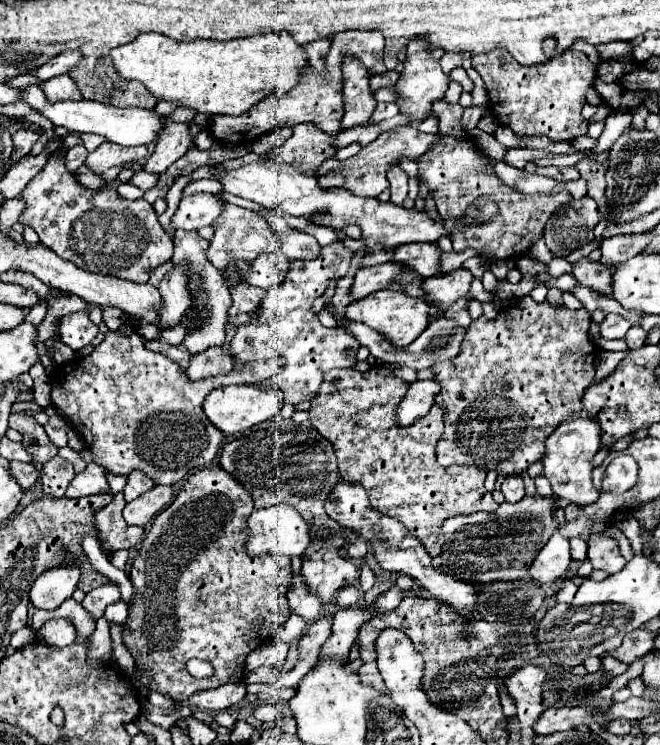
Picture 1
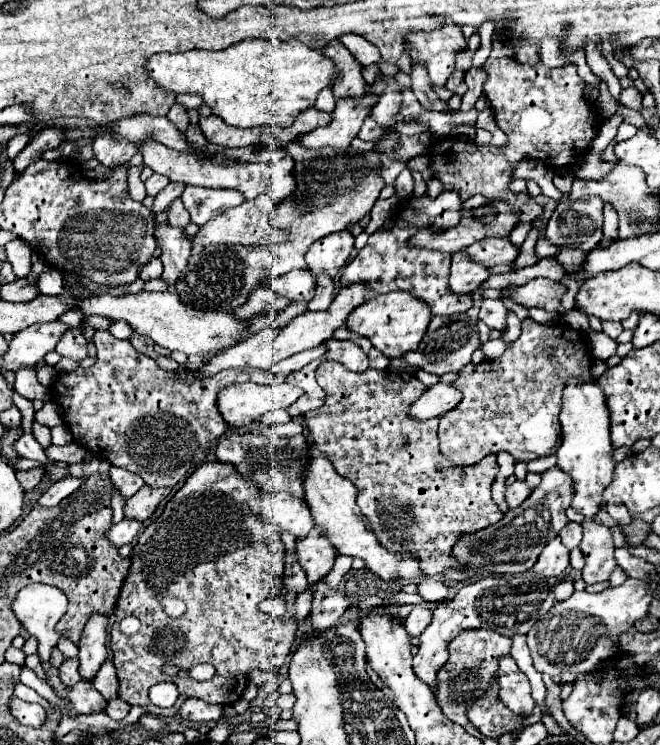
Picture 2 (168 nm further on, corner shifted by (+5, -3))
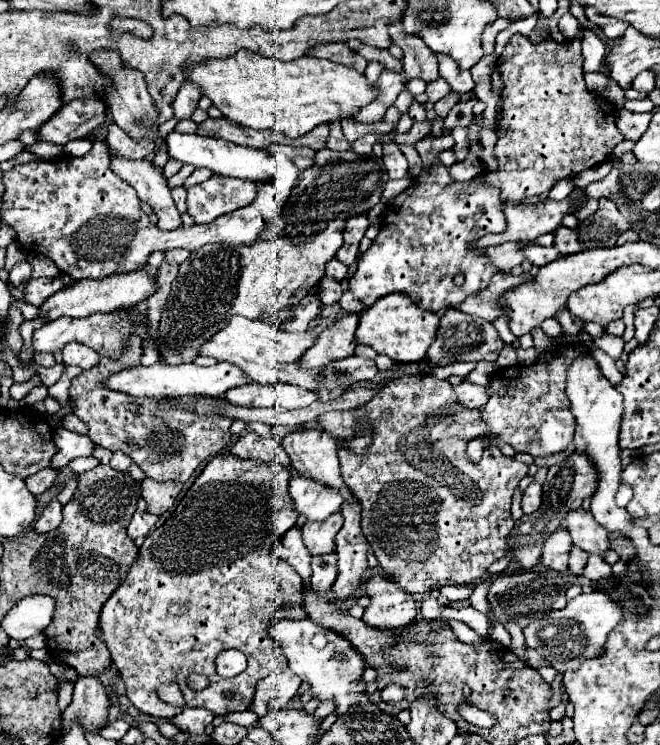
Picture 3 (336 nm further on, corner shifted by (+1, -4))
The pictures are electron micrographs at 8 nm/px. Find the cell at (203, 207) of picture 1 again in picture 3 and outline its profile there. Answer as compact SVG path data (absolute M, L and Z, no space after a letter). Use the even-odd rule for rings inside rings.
M213 174L209 180L187 190L187 212L195 224L213 222L217 216L229 214L253 202L257 184L253 180L225 178Z

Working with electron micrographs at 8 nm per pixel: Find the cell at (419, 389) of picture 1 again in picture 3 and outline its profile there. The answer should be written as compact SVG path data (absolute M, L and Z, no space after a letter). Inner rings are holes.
M467 380L457 384L457 394L459 394L459 402L465 408L481 408L489 400L489 394L487 394L485 386L475 386L475 384L467 382Z

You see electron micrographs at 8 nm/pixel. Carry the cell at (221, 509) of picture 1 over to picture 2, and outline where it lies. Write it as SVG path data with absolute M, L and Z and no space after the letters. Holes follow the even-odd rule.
M211 461L211 463L205 463L201 465L187 481L185 485L167 501L161 517L157 517L151 525L145 527L145 531L139 535L137 539L137 545L133 547L131 551L131 567L129 567L129 575L125 577L125 583L121 587L121 593L119 593L119 599L117 599L117 627L119 627L119 621L127 615L133 615L141 621L141 629L135 633L135 635L125 635L121 633L119 629L113 629L111 627L111 651L113 651L113 663L115 663L115 669L117 669L117 679L119 679L119 697L123 701L127 701L129 705L141 705L145 707L149 713L155 713L159 717L167 717L167 715L175 715L181 707L181 703L189 697L197 697L197 699L203 699L207 703L221 703L221 705L233 705L237 699L241 699L245 687L247 687L247 673L255 667L263 669L263 671L279 671L283 667L283 663L287 661L289 657L289 651L291 651L291 645L295 641L295 633L297 633L297 625L293 623L293 615L295 615L295 609L293 609L293 603L295 603L295 595L287 595L287 615L285 617L279 617L279 619L273 619L269 617L267 613L261 611L259 603L263 603L271 593L273 589L281 589L283 587L283 567L285 567L285 545L281 541L281 533L279 529L275 531L273 525L265 525L261 523L259 519L259 509L261 509L261 499L259 499L259 491L253 483L245 481L235 469L233 465L227 465L227 463L219 463L219 461ZM197 663L211 663L215 669L217 669L217 677L213 677L211 681L193 681L189 679L187 671L197 665ZM163 665L175 665L179 667L179 673L177 677L159 677L159 669ZM161 681L173 681L177 687L179 687L179 699L173 707L169 709L159 709L151 703L147 691L151 685L155 683L161 683Z

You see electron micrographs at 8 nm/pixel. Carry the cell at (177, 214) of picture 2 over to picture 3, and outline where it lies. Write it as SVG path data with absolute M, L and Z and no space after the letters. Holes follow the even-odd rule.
M177 186L177 188L171 188L171 196L175 200L175 206L177 210L183 214L187 210L187 204L185 204L185 196L187 196L187 190L185 186Z

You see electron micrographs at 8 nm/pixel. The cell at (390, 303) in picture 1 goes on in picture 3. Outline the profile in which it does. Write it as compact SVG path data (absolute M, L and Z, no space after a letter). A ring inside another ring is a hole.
M389 294L377 300L371 308L361 312L357 342L375 348L377 354L389 356L393 362L401 362L401 364L419 362L425 358L429 344L433 344L433 336L437 334L437 324L439 324L439 316L413 304L409 296Z

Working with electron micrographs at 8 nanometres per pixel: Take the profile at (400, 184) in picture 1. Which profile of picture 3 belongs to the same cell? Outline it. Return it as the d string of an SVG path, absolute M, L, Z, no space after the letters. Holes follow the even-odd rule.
M389 142L389 144L383 144L383 164L387 168L387 174L389 178L403 178L409 170L409 164L405 160L405 156L399 152L399 146Z

